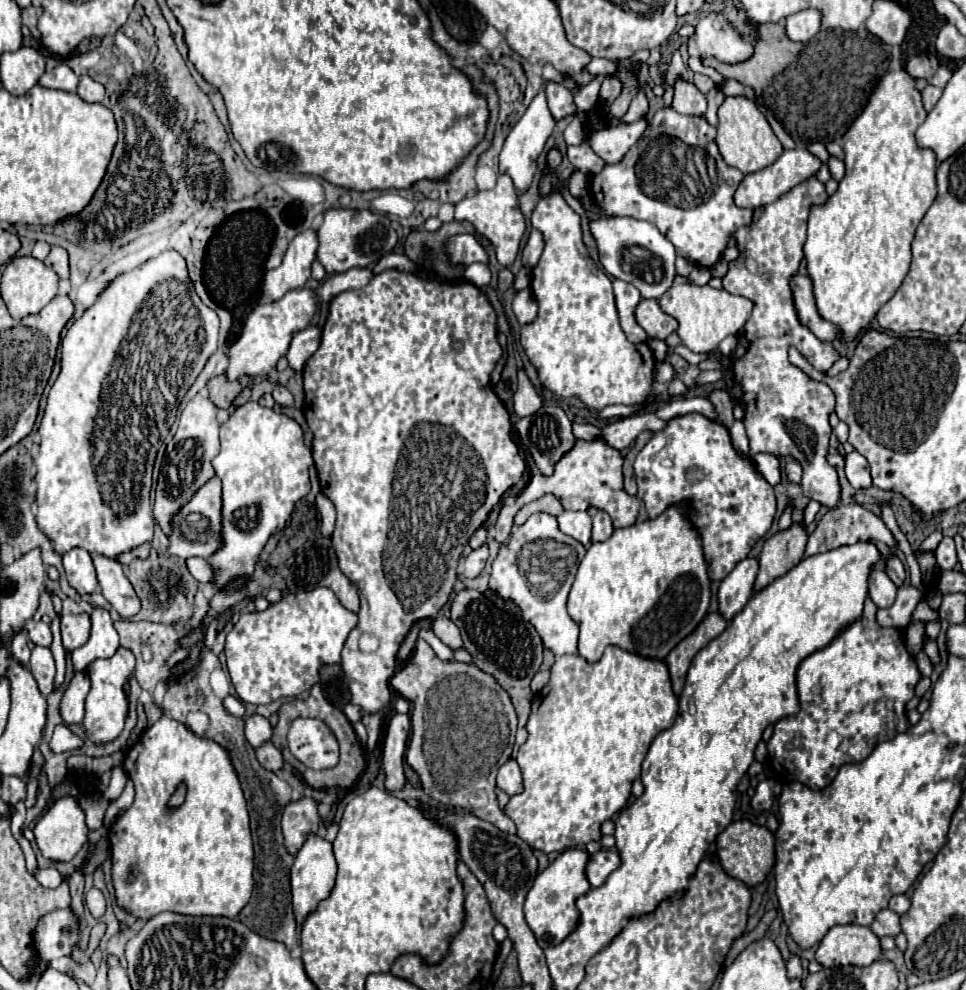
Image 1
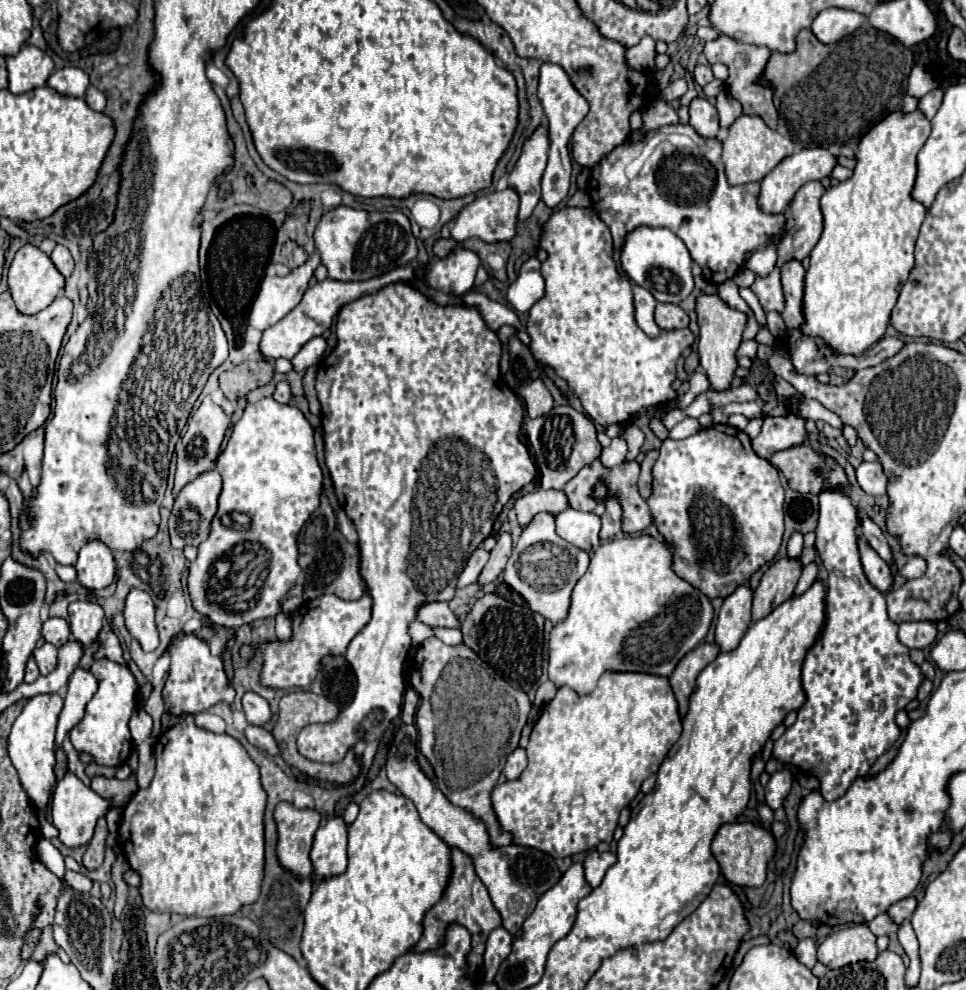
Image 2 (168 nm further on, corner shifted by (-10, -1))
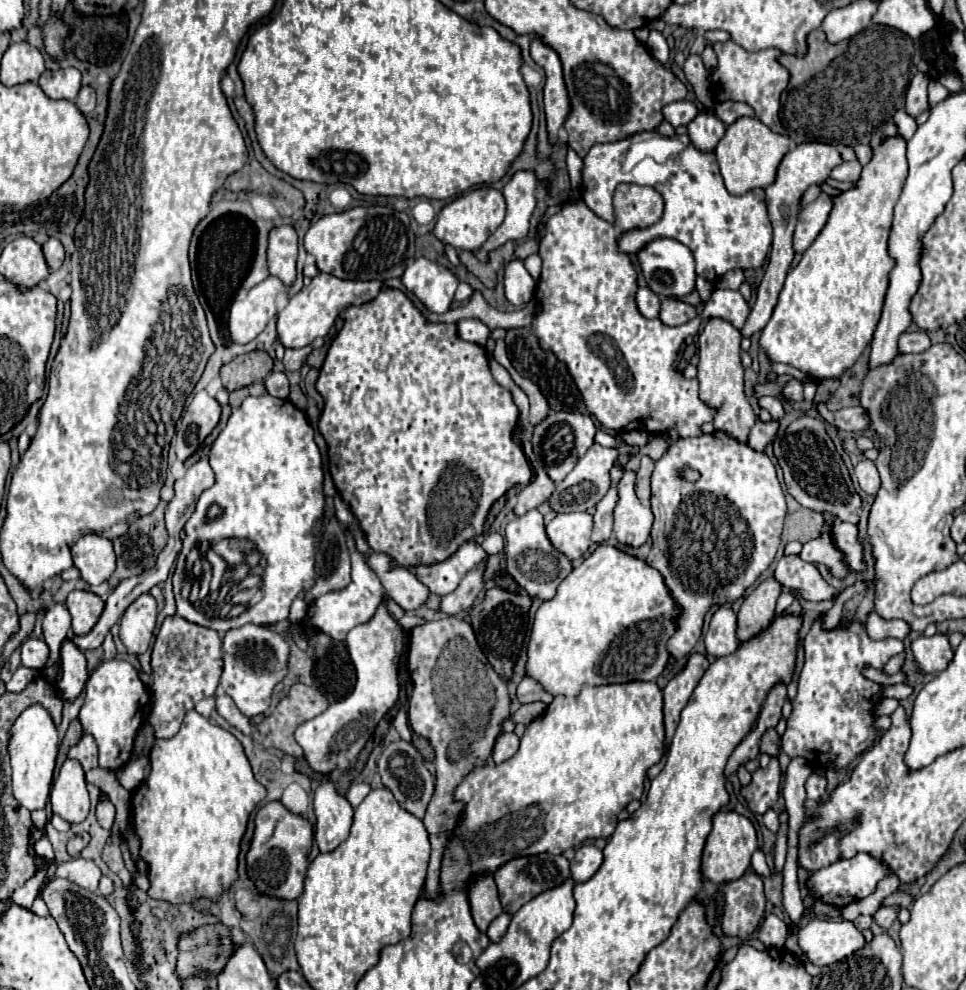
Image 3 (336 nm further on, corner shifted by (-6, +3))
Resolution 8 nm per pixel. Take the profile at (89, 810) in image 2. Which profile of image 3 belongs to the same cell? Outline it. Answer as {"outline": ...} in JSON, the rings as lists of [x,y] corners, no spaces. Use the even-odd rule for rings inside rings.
{"outline":[[[66,760],[58,778],[52,784],[50,802],[54,814],[62,816],[70,824],[82,822],[90,810],[90,798],[86,790],[84,770],[78,760]]]}

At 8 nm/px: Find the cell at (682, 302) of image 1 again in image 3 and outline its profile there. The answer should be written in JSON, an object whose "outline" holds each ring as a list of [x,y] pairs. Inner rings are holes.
{"outline":[[[712,318],[702,334],[700,334],[700,348],[698,348],[698,380],[700,380],[700,400],[716,410],[714,414],[714,430],[726,432],[728,436],[736,438],[738,442],[746,442],[750,428],[756,424],[756,414],[750,402],[744,396],[744,368],[740,364],[740,330],[736,330],[730,322],[720,318]]]}

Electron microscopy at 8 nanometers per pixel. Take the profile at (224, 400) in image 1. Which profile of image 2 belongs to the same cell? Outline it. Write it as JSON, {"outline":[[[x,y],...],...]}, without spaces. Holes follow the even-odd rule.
{"outline":[[[266,360],[238,364],[236,368],[220,374],[220,388],[228,400],[238,400],[254,388],[260,388],[272,380],[272,366]]]}

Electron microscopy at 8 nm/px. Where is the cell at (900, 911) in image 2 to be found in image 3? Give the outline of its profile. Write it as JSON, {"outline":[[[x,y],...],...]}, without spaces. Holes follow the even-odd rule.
{"outline":[[[882,906],[876,914],[874,914],[874,920],[878,926],[882,926],[884,930],[888,930],[892,926],[892,922],[896,920],[898,916],[898,910],[896,908],[888,908],[888,906]]]}

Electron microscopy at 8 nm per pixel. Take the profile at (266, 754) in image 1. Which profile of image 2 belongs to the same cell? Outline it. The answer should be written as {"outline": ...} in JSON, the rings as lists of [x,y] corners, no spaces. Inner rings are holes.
{"outline":[[[248,726],[248,728],[244,730],[244,734],[246,734],[246,738],[248,738],[250,744],[254,744],[256,748],[266,750],[270,756],[280,754],[280,748],[278,748],[274,736],[272,736],[266,728],[260,728],[260,726]]]}

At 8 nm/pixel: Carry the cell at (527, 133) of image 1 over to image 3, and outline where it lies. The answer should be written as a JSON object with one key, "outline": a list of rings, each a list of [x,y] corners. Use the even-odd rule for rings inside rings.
{"outline":[[[516,172],[512,180],[504,186],[502,194],[506,200],[506,218],[500,224],[500,228],[482,244],[482,248],[476,252],[476,258],[480,262],[488,262],[488,254],[508,240],[520,240],[528,234],[530,216],[536,208],[534,188],[538,180],[534,172]]]}

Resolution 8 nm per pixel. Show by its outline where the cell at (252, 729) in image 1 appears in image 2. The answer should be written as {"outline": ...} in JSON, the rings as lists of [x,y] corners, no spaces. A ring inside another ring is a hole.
{"outline":[[[254,692],[244,694],[242,706],[244,706],[244,712],[246,712],[248,724],[254,724],[254,726],[264,726],[272,716],[268,702],[264,698],[260,698],[258,694],[254,694]]]}

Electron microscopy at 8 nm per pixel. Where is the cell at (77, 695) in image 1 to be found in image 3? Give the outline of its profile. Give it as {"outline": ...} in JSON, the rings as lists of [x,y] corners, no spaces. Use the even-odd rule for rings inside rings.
{"outline":[[[70,638],[62,640],[60,658],[64,666],[64,676],[58,682],[58,692],[64,700],[74,700],[84,690],[84,684],[88,680],[86,658],[84,652]]]}

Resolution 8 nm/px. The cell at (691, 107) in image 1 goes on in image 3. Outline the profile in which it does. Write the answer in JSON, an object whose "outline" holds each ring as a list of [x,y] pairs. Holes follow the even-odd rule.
{"outline":[[[704,110],[688,124],[688,136],[700,152],[714,152],[724,132],[726,132],[724,122],[718,116]]]}

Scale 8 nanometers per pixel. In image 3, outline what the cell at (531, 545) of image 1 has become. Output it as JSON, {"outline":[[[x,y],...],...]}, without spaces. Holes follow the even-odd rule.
{"outline":[[[530,510],[506,524],[506,570],[530,596],[542,600],[554,598],[558,584],[572,572],[572,562],[568,562],[564,554],[556,554],[556,550],[552,550],[538,510]]]}

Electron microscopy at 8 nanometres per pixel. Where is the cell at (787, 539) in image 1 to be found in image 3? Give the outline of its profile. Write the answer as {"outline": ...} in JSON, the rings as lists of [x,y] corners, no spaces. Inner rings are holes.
{"outline":[[[768,578],[750,596],[744,598],[736,618],[736,638],[740,644],[752,640],[768,628],[774,618],[774,608],[780,592],[782,586],[774,578]]]}

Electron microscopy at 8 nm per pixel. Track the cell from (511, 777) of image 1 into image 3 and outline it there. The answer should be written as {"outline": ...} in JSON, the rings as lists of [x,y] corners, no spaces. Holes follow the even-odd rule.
{"outline":[[[502,732],[494,744],[494,750],[492,750],[492,758],[496,764],[512,758],[518,750],[518,744],[520,744],[520,738],[514,734],[514,732]]]}

